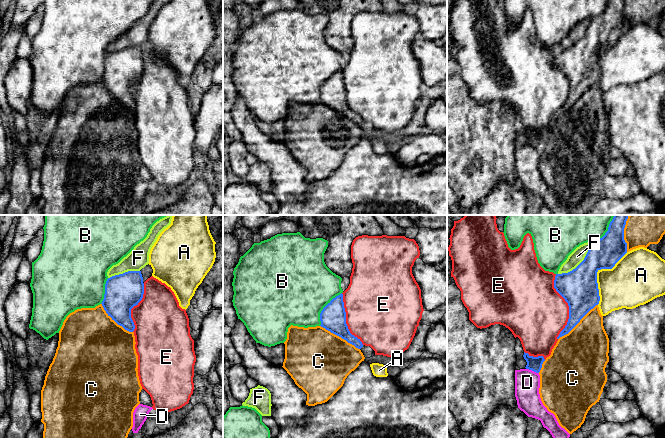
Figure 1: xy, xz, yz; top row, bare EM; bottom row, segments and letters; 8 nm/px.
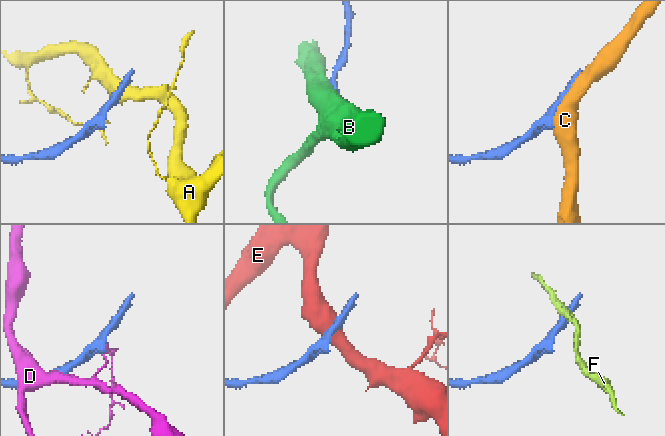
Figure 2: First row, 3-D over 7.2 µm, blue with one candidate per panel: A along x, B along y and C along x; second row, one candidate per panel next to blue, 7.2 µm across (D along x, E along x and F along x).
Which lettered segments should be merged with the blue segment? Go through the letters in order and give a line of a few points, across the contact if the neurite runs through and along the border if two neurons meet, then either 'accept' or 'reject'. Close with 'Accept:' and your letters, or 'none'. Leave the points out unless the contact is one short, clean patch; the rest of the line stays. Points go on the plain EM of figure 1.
A: reject
B: reject
C: reject
D: reject
E: reject
F: reject
Accept: none

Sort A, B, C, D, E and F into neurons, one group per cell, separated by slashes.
A / B / C / D / E / F

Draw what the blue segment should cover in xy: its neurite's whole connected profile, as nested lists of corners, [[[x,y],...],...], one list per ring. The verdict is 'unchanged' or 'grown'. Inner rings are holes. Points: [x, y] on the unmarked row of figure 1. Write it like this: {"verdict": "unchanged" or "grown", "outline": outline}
{"verdict": "unchanged", "outline": [[[128,47],[107,55],[102,82],[108,92],[125,106],[133,108],[131,85],[138,81],[144,70],[141,47]]]}

